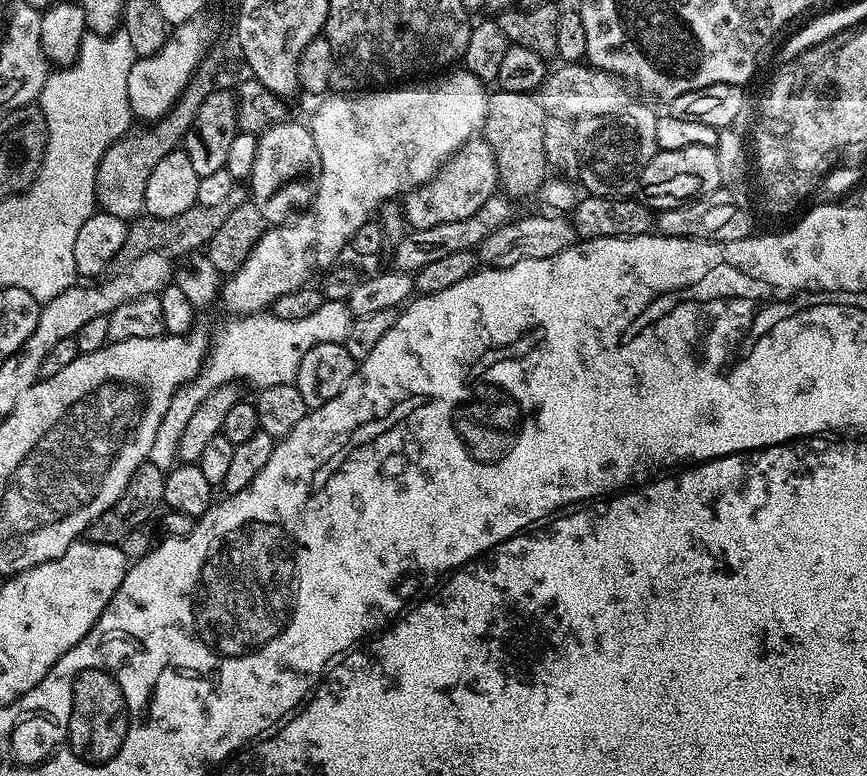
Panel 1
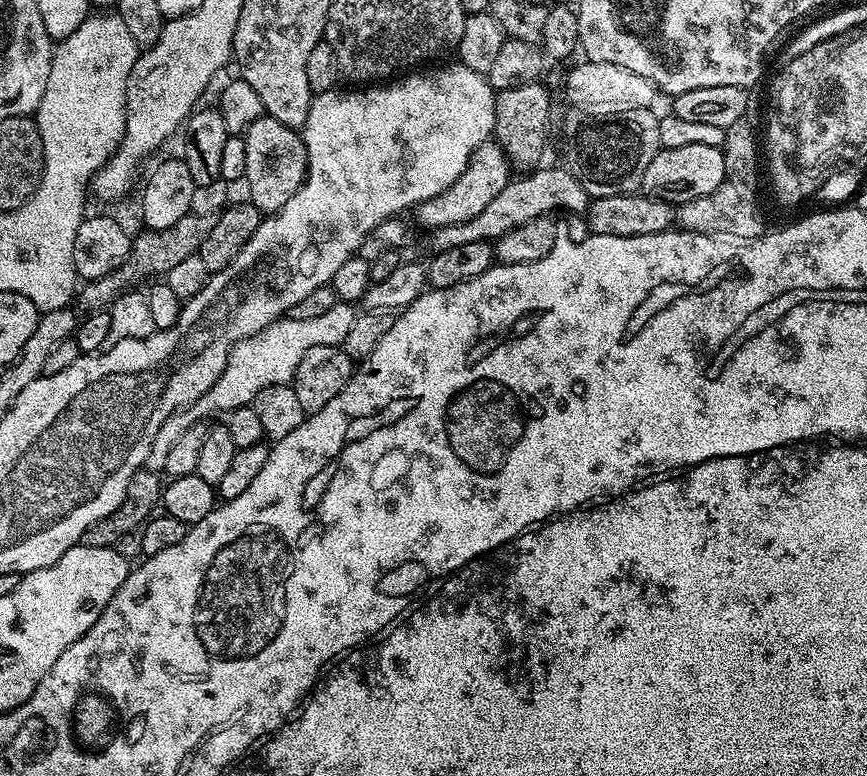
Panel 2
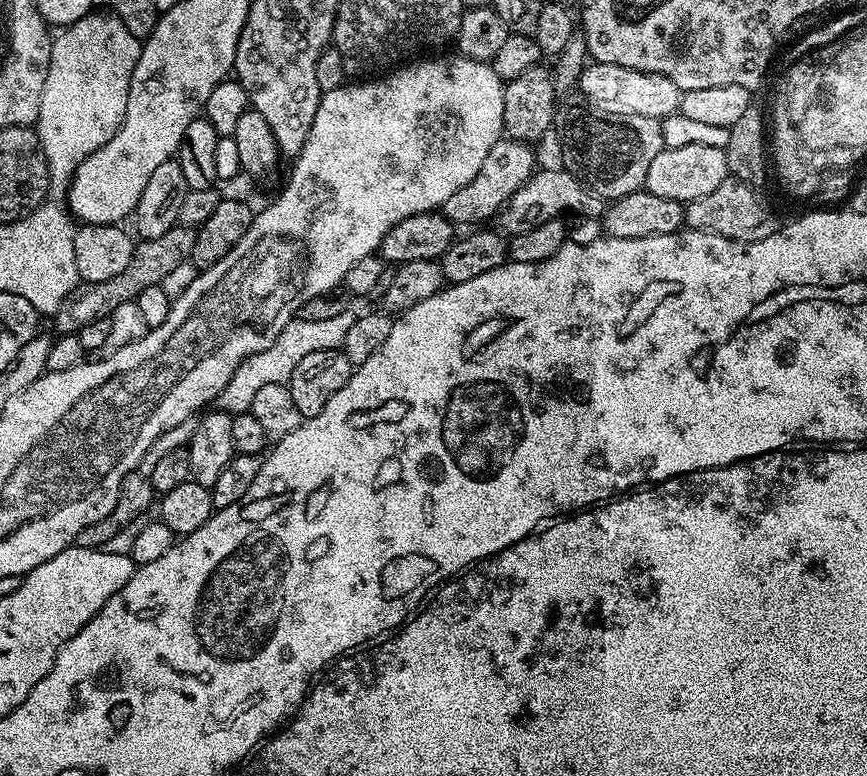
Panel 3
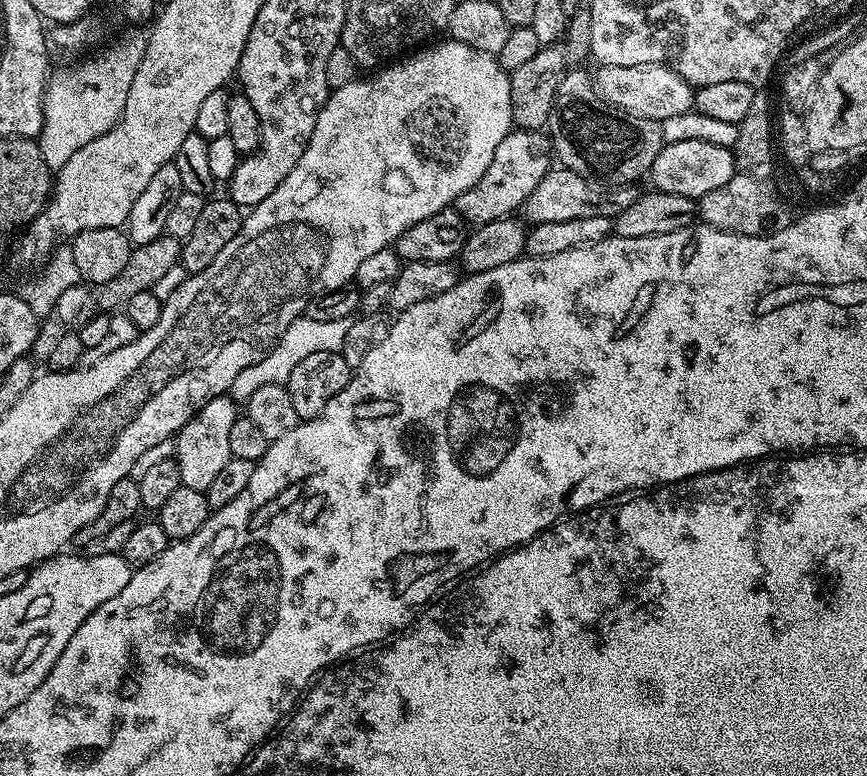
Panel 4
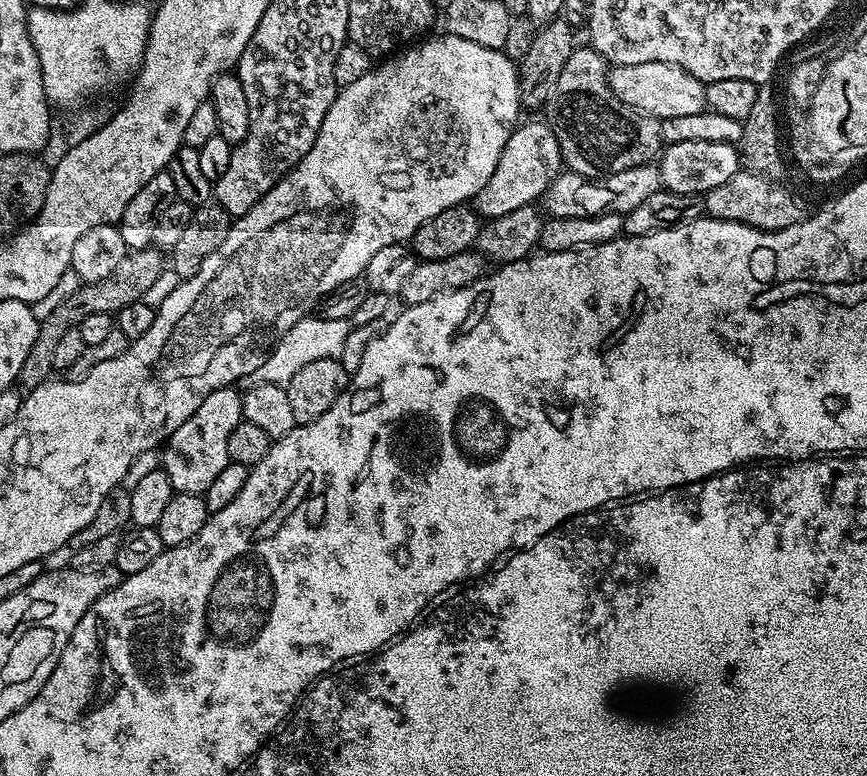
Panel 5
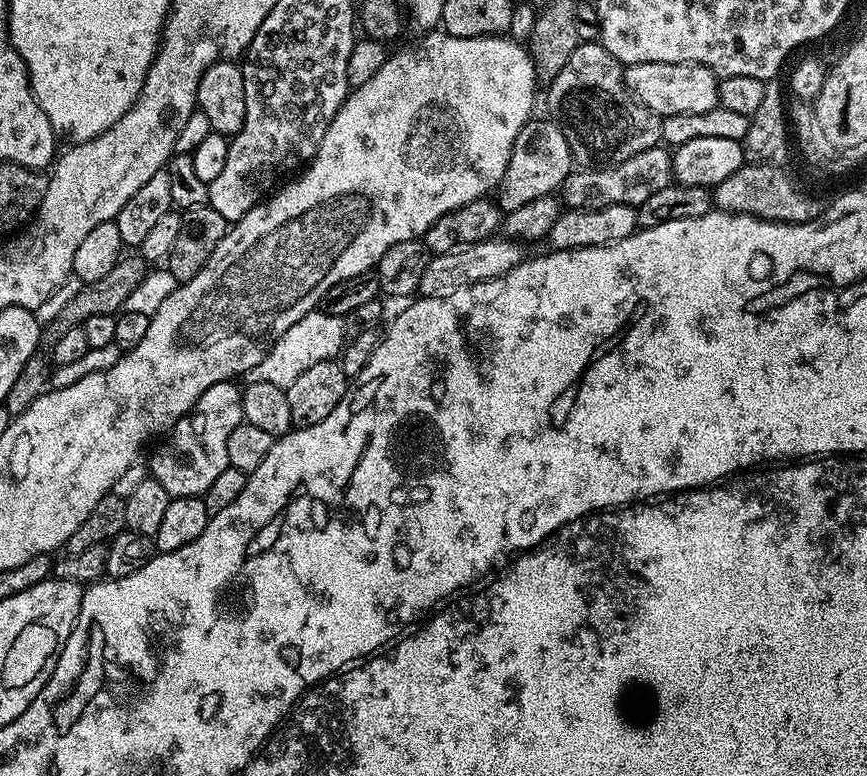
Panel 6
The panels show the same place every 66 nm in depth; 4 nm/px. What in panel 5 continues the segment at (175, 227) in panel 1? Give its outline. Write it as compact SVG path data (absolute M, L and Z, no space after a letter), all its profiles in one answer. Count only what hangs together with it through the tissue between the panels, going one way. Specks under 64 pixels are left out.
M153 246L150 248L133 248L128 251L118 262L118 270L110 274L110 278L102 278L98 282L89 284L81 283L81 286L74 294L65 298L59 306L51 311L50 316L40 321L38 338L26 354L26 362L22 362L22 370L18 381L21 389L37 388L45 380L53 375L54 369L54 345L58 343L58 338L66 334L66 330L77 327L86 318L86 314L113 314L122 310L122 306L130 306L130 302L141 299L150 289L150 286L157 281L158 276L166 269L166 256L161 249Z

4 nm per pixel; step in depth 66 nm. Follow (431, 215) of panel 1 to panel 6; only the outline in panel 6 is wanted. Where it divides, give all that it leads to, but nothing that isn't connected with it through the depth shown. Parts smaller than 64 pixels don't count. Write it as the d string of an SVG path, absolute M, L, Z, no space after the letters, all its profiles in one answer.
M550 118L536 119L529 119L522 126L512 147L506 174L499 182L498 203L504 212L518 210L518 206L526 206L526 202L534 202L534 198L553 195L563 185L564 179L574 171L570 146L566 146L562 130L558 130L558 126Z

